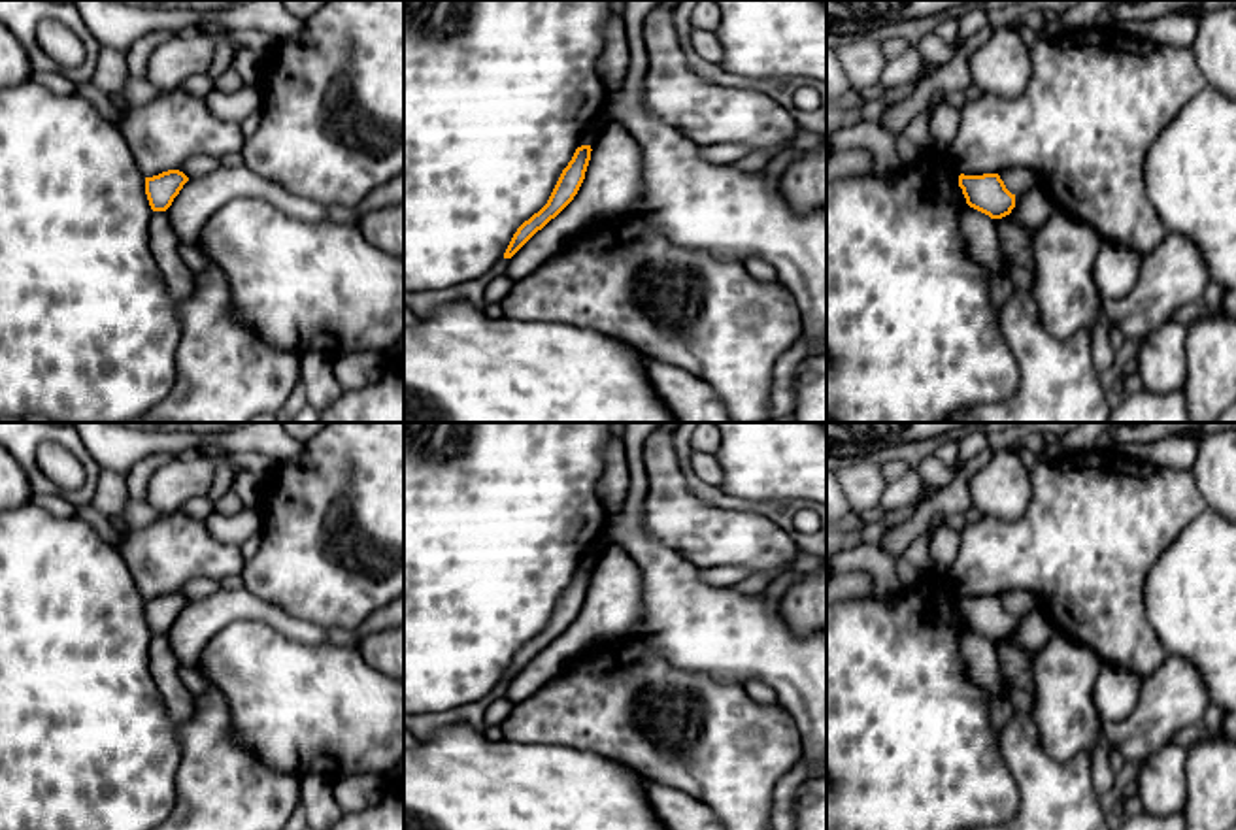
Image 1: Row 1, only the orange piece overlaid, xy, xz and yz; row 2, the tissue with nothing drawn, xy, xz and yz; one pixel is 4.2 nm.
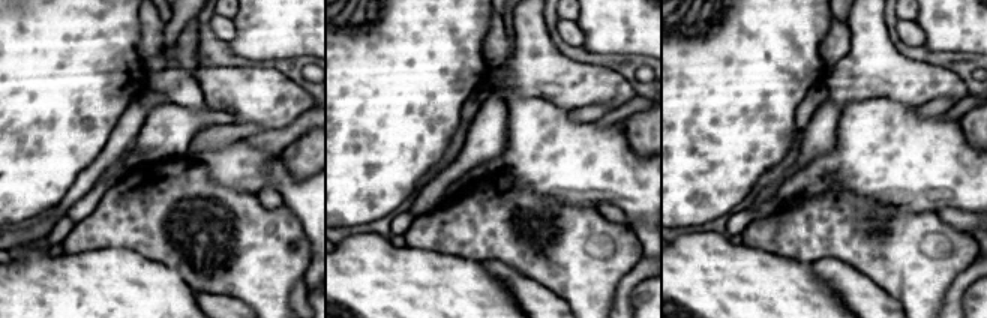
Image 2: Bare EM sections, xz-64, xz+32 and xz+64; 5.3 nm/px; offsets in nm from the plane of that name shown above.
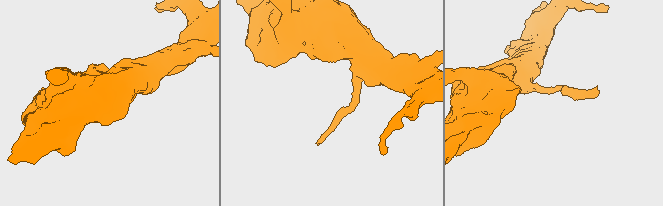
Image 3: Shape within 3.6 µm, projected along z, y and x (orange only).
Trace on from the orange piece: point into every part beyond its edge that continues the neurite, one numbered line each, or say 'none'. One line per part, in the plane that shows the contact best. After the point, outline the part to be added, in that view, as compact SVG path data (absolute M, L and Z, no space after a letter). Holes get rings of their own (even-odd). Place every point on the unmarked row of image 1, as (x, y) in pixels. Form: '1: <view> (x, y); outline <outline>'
none

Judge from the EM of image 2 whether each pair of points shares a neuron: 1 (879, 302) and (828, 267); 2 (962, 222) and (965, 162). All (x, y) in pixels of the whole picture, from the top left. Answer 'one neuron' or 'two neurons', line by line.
1: one neuron
2: two neurons

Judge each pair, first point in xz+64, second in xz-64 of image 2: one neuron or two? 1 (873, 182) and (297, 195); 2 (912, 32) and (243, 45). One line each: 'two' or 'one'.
1: one
2: two

